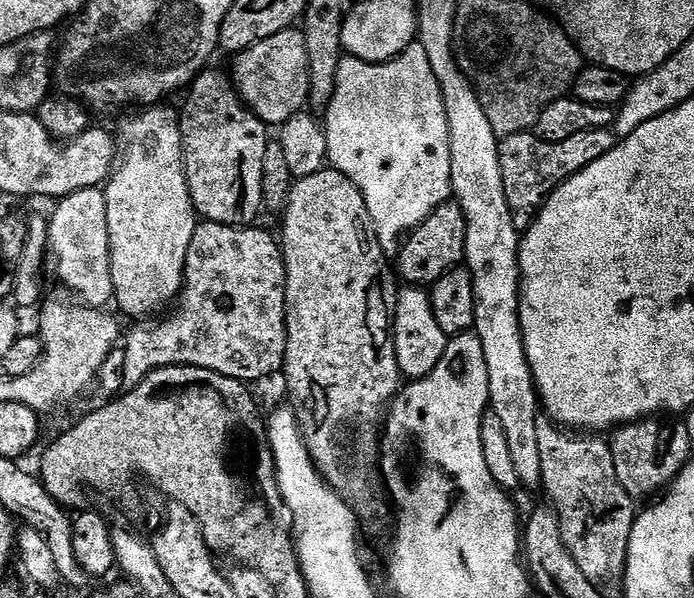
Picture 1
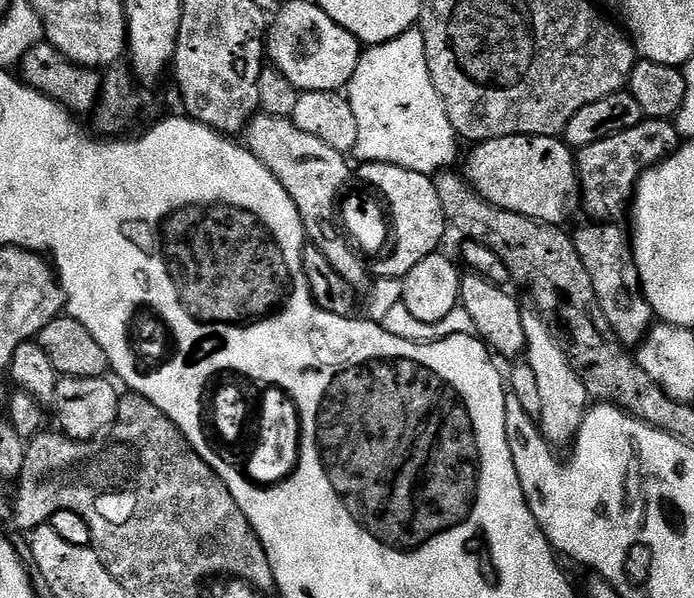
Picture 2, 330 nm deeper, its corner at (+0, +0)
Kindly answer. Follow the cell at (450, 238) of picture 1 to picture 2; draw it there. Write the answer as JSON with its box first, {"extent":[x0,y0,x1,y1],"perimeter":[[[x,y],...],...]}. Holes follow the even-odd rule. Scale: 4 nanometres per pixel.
{"extent":[462,136,581,225],"perimeter":[[[503,136],[493,140],[481,140],[468,156],[468,165],[462,168],[472,189],[488,204],[526,218],[538,218],[538,222],[563,225],[564,220],[581,211],[580,177],[576,174],[576,157],[573,149],[563,144],[560,136]]]}

